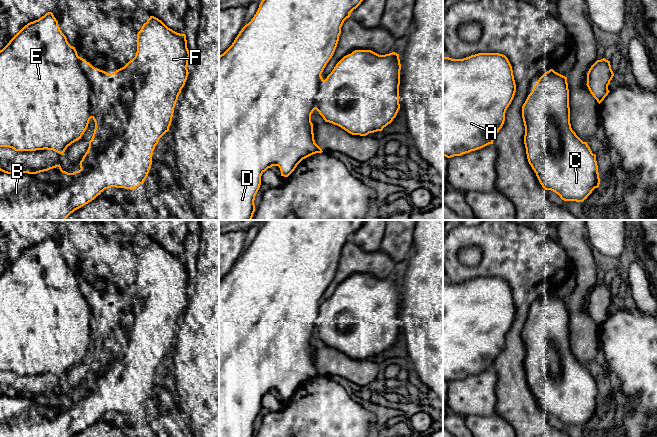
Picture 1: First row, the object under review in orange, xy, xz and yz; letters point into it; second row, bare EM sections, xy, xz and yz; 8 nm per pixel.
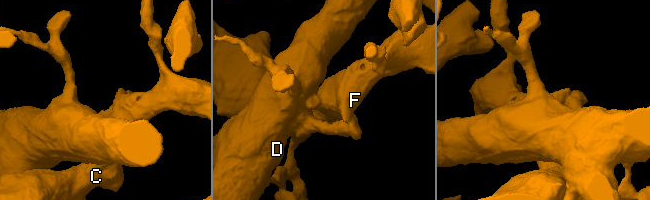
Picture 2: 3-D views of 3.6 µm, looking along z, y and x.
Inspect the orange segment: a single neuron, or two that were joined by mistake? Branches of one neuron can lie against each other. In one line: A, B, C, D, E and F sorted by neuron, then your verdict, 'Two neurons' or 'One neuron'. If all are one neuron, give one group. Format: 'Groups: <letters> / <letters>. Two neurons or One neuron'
Groups: A D E / B C F. Two neurons

